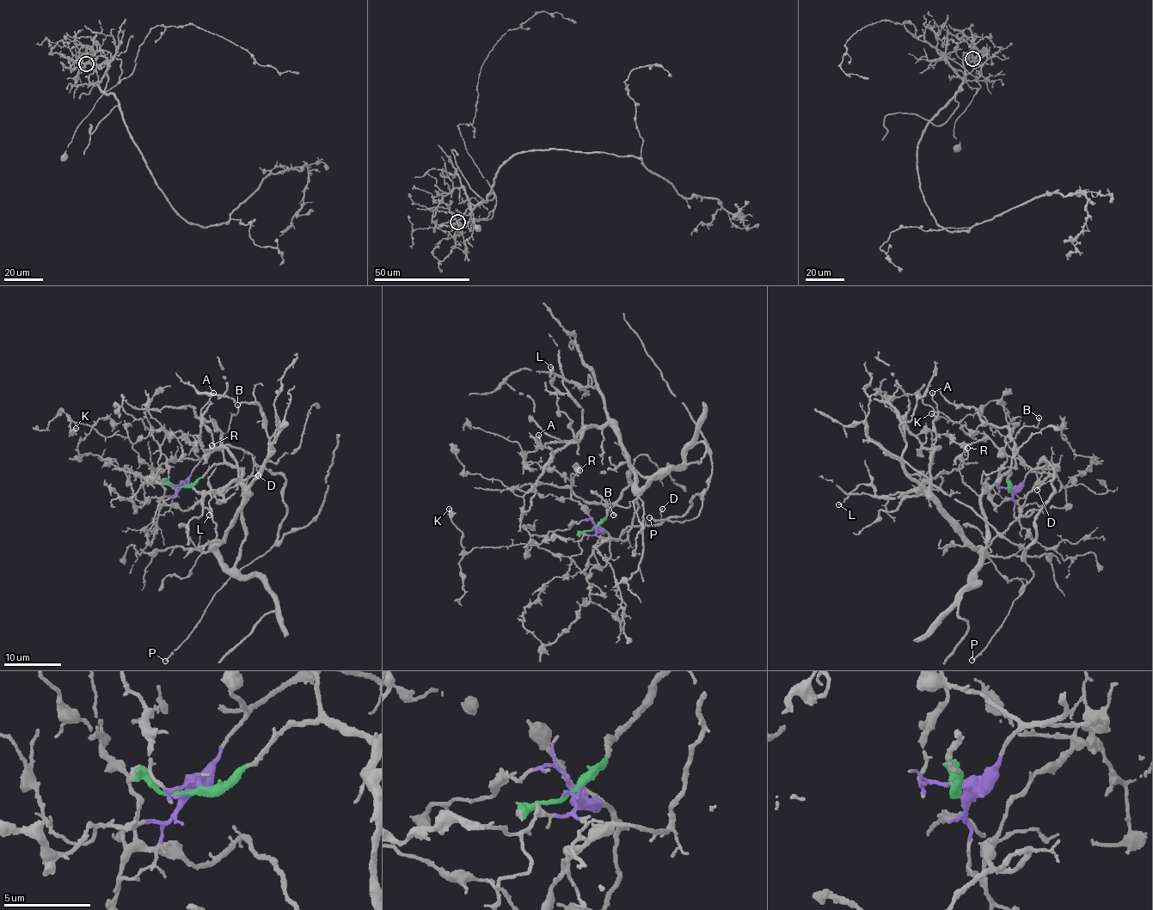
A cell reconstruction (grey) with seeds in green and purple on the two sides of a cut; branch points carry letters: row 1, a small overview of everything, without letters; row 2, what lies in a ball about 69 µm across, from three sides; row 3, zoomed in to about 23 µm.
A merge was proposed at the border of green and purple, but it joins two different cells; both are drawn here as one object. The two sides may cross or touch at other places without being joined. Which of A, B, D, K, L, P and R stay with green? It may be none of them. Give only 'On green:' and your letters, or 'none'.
On green: A, B, L

